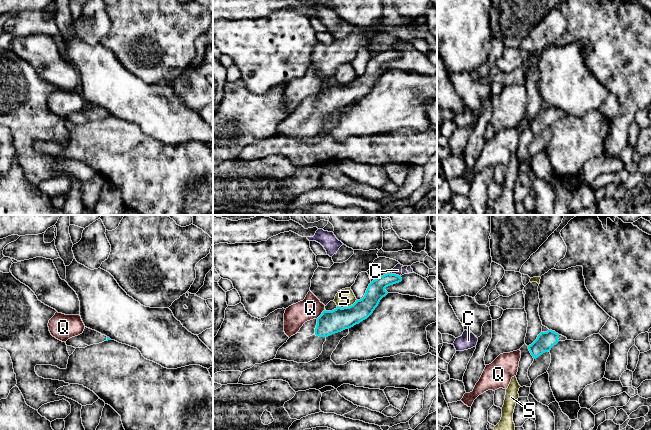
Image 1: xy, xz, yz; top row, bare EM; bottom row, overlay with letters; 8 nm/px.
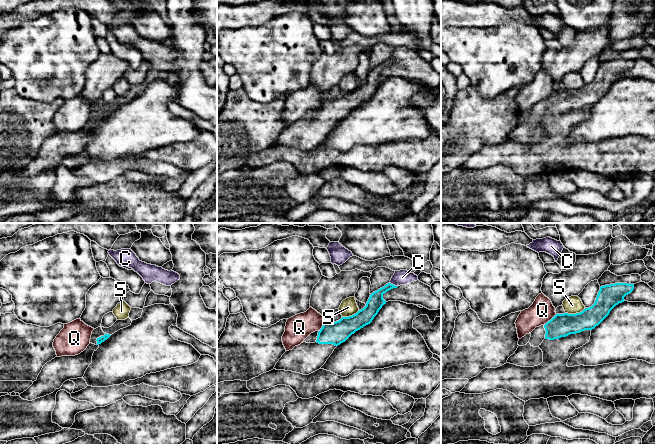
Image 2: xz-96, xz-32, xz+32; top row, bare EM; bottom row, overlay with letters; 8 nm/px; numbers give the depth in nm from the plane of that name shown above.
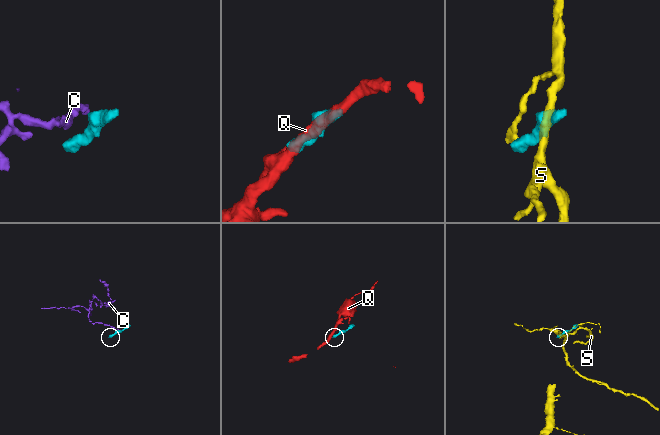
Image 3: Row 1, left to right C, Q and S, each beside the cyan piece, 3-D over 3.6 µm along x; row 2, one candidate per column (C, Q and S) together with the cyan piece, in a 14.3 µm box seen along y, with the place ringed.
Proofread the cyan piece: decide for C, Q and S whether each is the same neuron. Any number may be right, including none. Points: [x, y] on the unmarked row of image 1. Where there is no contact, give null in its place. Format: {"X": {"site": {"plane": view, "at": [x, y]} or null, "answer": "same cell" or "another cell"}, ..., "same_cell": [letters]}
{"C": {"site": {"plane": "xz", "at": [395, 50]}, "answer": "another cell"}, "Q": {"site": {"plane": "xz", "at": [321, 90]}, "answer": "another cell"}, "S": {"site": {"plane": "xz", "at": [347, 83]}, "answer": "another cell"}, "same_cell": []}

